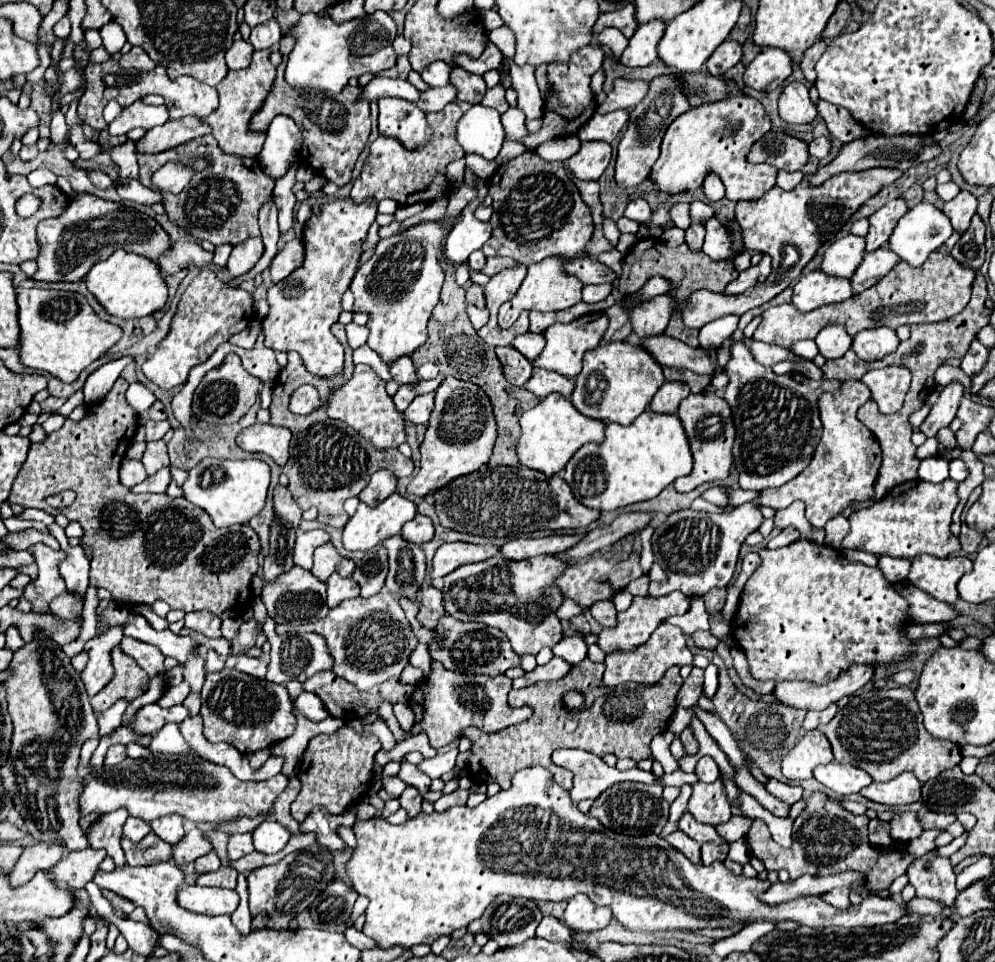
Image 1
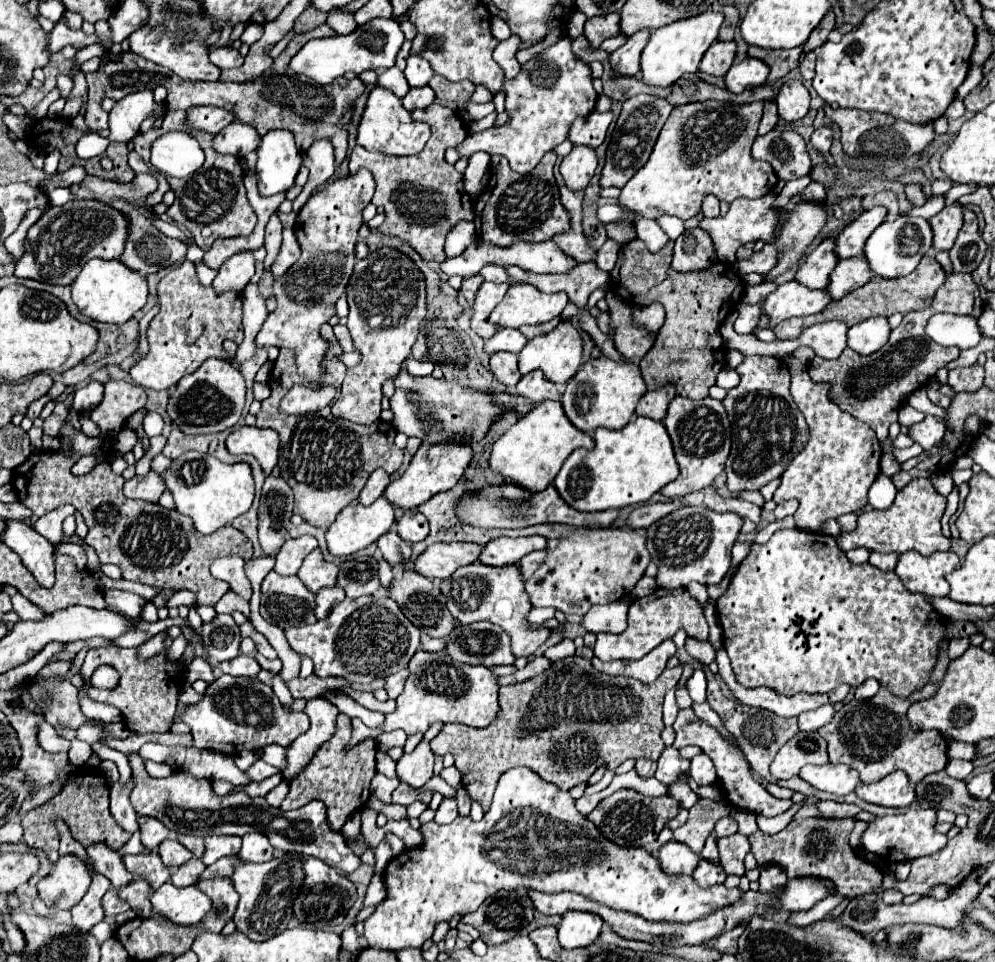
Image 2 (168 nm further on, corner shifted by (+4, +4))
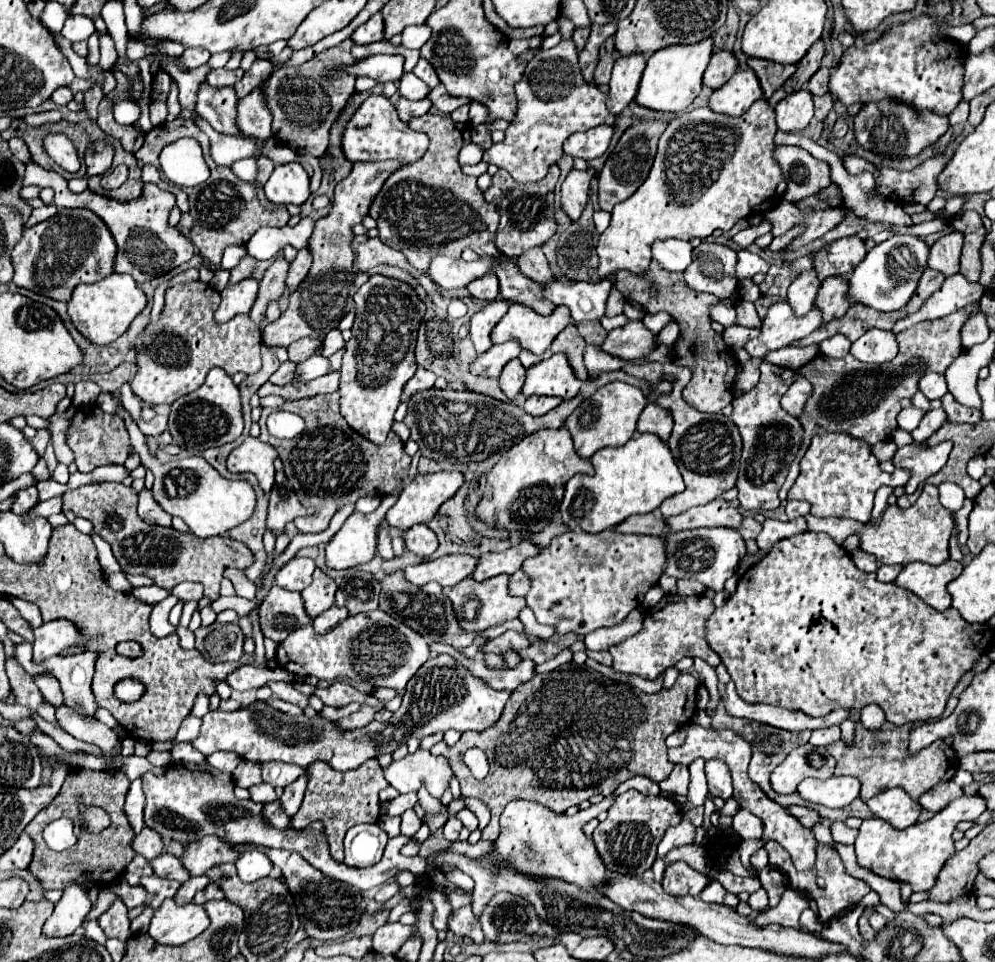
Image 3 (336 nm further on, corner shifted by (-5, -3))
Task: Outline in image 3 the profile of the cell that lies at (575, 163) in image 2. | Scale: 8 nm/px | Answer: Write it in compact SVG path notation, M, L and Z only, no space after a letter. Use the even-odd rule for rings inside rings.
M588 167L586 171L572 169L562 183L562 209L570 215L572 221L576 221L580 217L580 213L584 211L584 207L588 203L590 181L594 175L596 175L596 171L592 167Z

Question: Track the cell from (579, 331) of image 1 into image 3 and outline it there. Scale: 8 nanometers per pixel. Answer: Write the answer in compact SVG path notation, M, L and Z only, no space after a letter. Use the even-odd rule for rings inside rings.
M554 353L550 359L544 359L532 365L526 371L526 383L522 395L556 395L564 399L576 397L584 381L580 381L568 361L566 353Z

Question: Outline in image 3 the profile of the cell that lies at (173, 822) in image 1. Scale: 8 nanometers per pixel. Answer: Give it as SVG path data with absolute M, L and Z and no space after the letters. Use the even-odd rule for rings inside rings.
M144 827L142 833L134 837L132 847L134 847L134 851L138 851L140 855L144 855L148 861L152 861L154 857L158 857L158 855L164 853L164 841L162 841L160 833L152 831L150 827Z

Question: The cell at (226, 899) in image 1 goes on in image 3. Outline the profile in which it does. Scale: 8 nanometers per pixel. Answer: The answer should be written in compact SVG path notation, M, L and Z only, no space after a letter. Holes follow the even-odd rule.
M166 899L154 911L148 935L164 945L182 945L198 937L208 927L208 923L210 921L202 905L178 905L174 899Z

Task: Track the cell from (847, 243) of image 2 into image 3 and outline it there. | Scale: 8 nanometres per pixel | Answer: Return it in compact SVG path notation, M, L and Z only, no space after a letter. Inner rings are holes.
M842 237L814 253L814 267L820 271L820 279L830 275L850 275L854 267L866 257L868 245L860 237Z

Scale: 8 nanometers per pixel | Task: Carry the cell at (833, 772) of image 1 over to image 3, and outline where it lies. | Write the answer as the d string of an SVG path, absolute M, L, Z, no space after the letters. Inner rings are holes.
M836 775L826 781L804 779L798 785L798 793L810 803L820 803L824 807L846 807L858 797L860 781L856 777Z

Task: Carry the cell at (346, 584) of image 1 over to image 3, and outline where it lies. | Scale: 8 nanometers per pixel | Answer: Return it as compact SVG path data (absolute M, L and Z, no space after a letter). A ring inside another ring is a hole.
M330 607L330 609L326 609L324 613L320 613L316 619L314 619L314 631L316 633L320 633L320 635L324 635L324 633L328 633L330 629L334 629L342 619L346 619L348 617L348 609L344 609L344 607Z

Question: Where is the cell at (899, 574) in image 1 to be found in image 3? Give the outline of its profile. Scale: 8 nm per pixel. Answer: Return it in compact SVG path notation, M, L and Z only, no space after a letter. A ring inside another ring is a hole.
M880 565L878 567L878 571L876 571L876 575L878 575L878 579L880 581L884 581L884 583L892 583L896 577L898 577L898 573L902 571L902 565L894 565L894 567L888 567L888 565Z

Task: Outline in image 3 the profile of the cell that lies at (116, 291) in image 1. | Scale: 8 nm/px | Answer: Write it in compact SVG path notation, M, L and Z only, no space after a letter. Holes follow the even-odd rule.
M112 273L112 275L104 277L102 281L78 285L68 303L68 315L74 323L74 327L88 341L92 341L96 345L106 345L128 331L130 323L146 307L146 303L148 303L148 299L146 299L142 287L130 275Z

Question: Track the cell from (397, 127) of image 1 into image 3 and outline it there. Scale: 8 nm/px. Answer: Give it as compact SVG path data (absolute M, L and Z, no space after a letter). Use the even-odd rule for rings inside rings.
M370 95L360 109L352 115L352 119L346 125L344 139L342 139L342 149L346 157L352 163L358 161L400 161L400 163L414 163L424 157L424 151L428 149L430 139L426 133L412 131L408 123L404 123L398 113L394 103L384 97L384 95Z

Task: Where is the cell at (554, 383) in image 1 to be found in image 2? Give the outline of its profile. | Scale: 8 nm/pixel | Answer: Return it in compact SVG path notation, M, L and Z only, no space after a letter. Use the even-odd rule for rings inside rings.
M531 372L519 380L515 386L515 392L523 398L529 398L531 402L539 404L543 400L561 400L561 392L557 390L555 384L549 380L543 380L545 376L541 372Z

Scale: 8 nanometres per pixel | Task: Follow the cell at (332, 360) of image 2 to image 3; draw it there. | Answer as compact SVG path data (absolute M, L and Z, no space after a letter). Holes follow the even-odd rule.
M334 391L334 393L328 393L328 395L316 395L316 397L306 397L306 399L296 399L296 401L286 401L282 405L282 409L286 411L292 411L292 413L298 413L304 421L306 421L306 429L294 437L294 439L276 439L268 433L266 429L266 417L272 413L272 409L264 407L262 409L262 417L260 417L260 439L262 441L268 441L270 445L276 447L282 463L284 463L284 473L292 485L292 489L296 491L298 499L302 505L306 507L314 507L314 515L306 515L306 517L298 517L294 521L294 525L300 529L300 533L320 533L324 531L328 525L330 525L330 519L332 515L344 507L346 503L356 503L360 497L364 495L388 495L392 493L402 481L404 477L408 475L408 469L410 469L410 457L406 455L404 451L404 443L402 439L390 431L388 433L388 439L382 443L382 445L376 445L376 443L370 443L366 437L358 435L340 414L340 393Z

